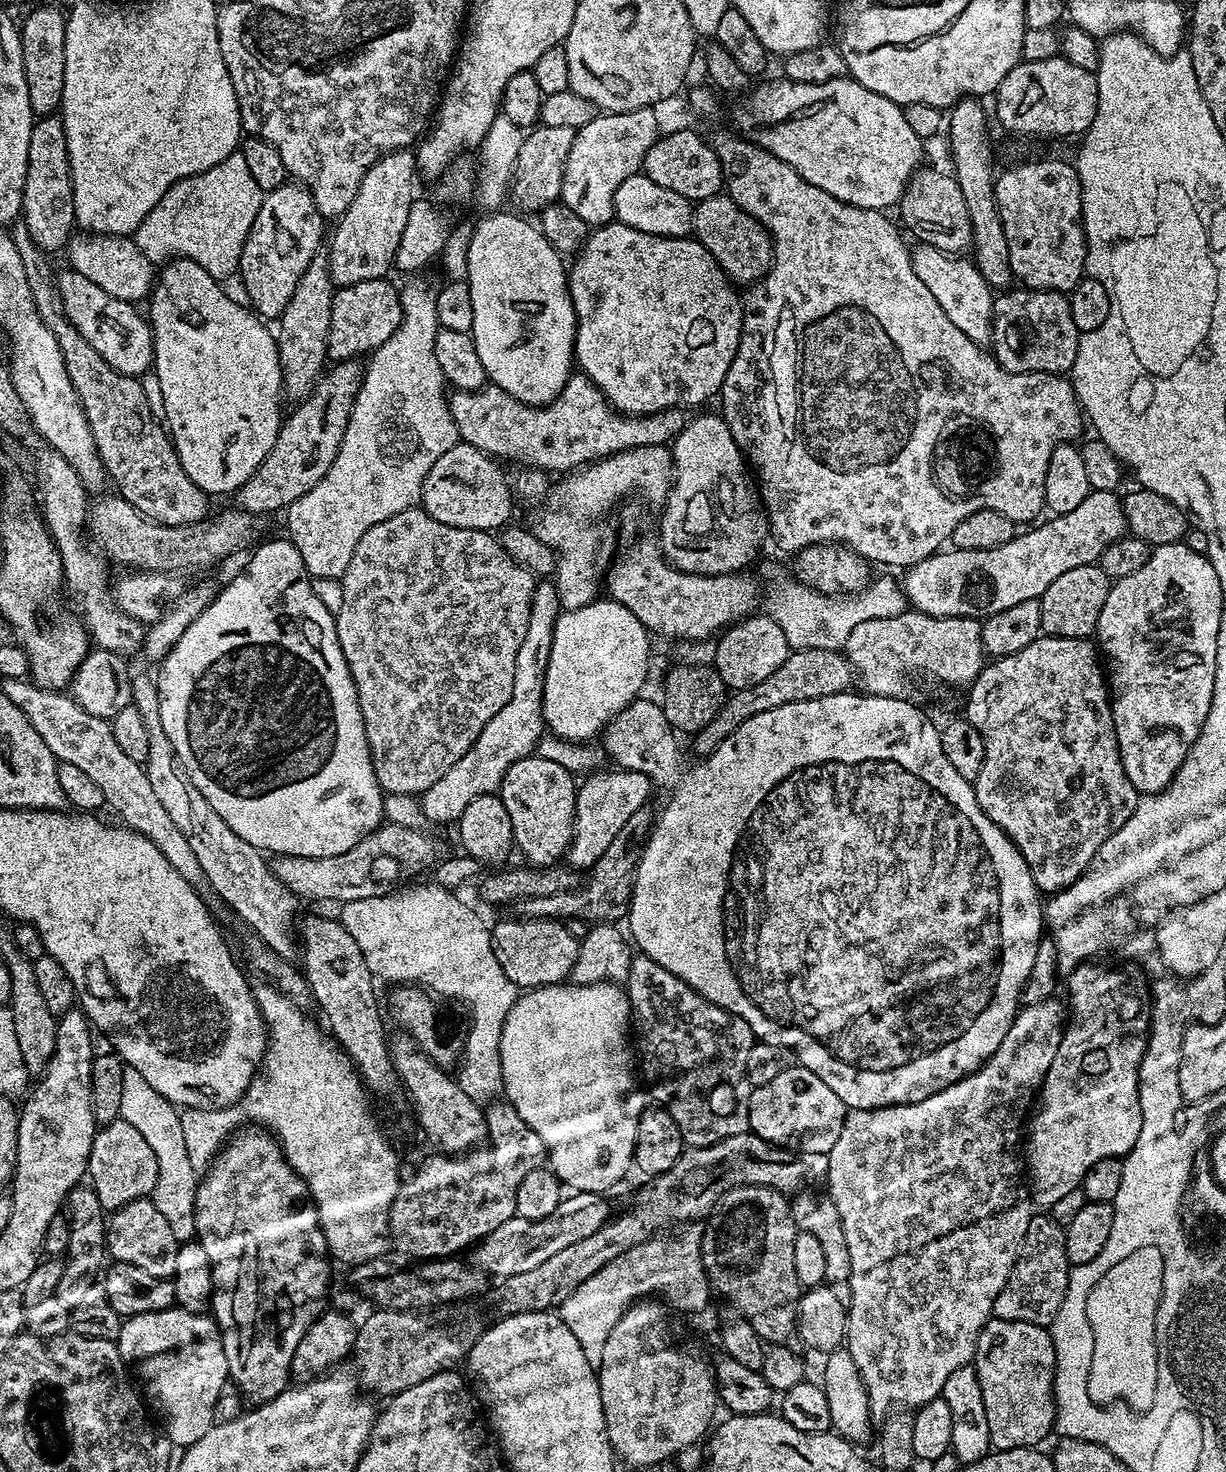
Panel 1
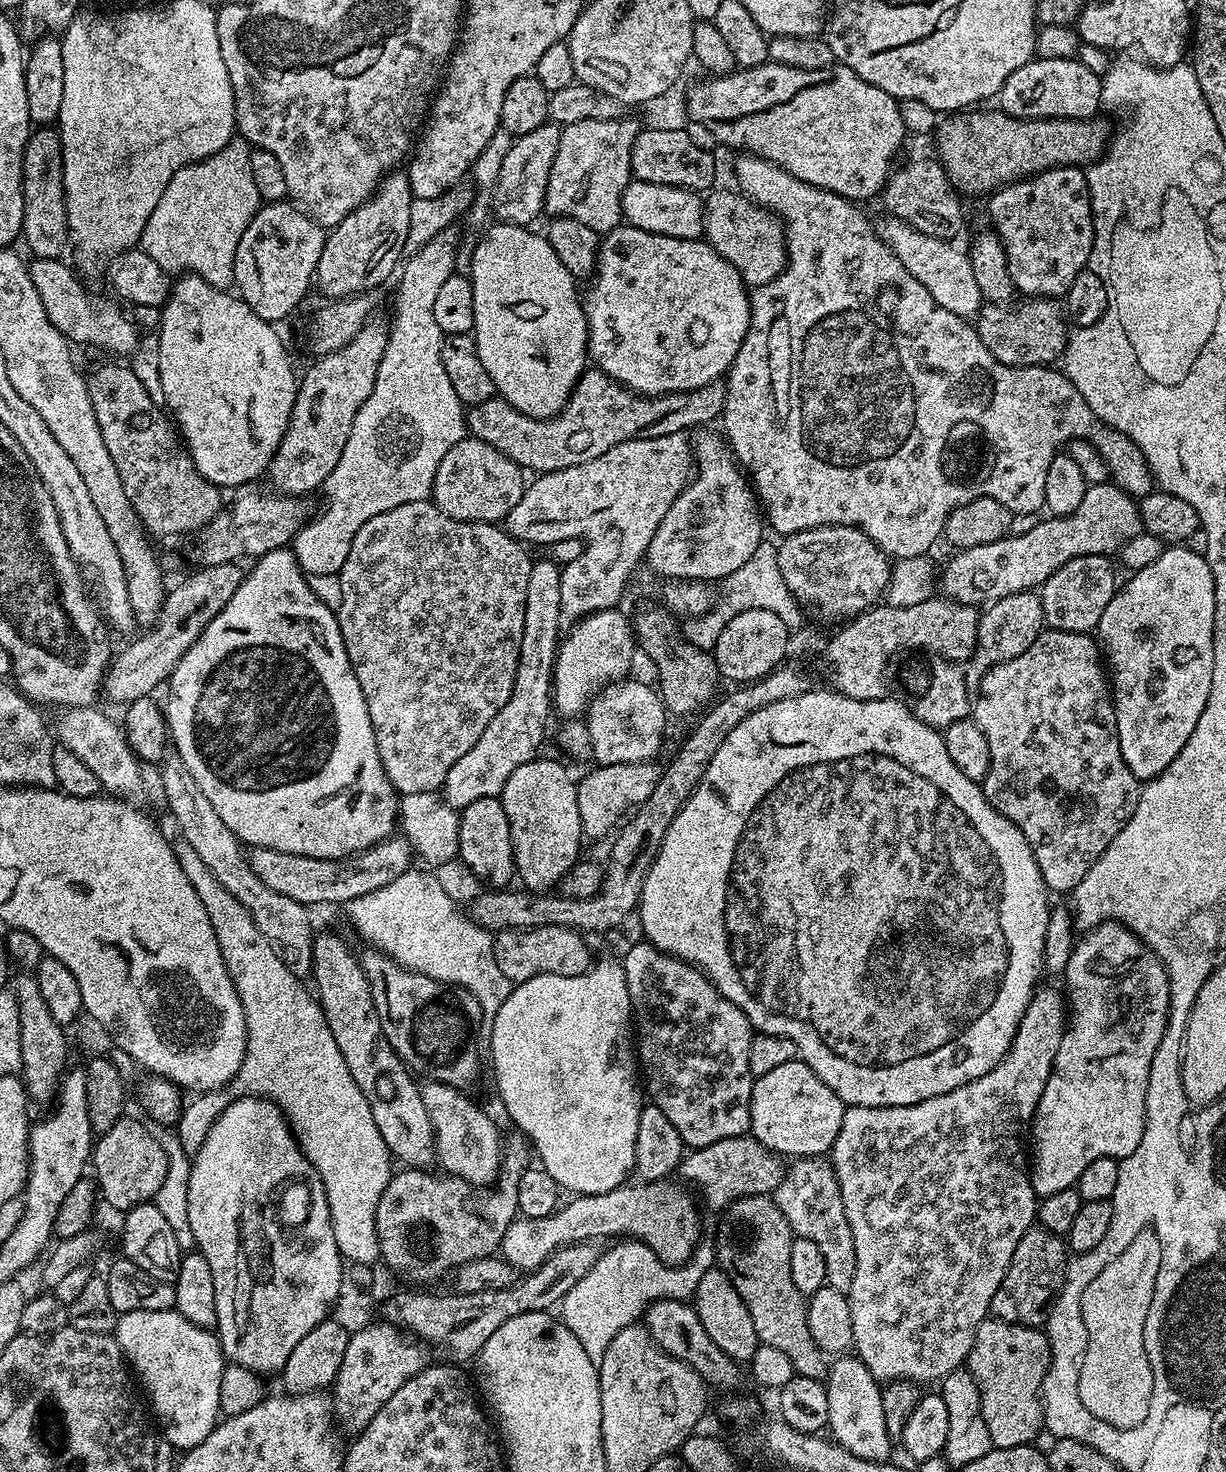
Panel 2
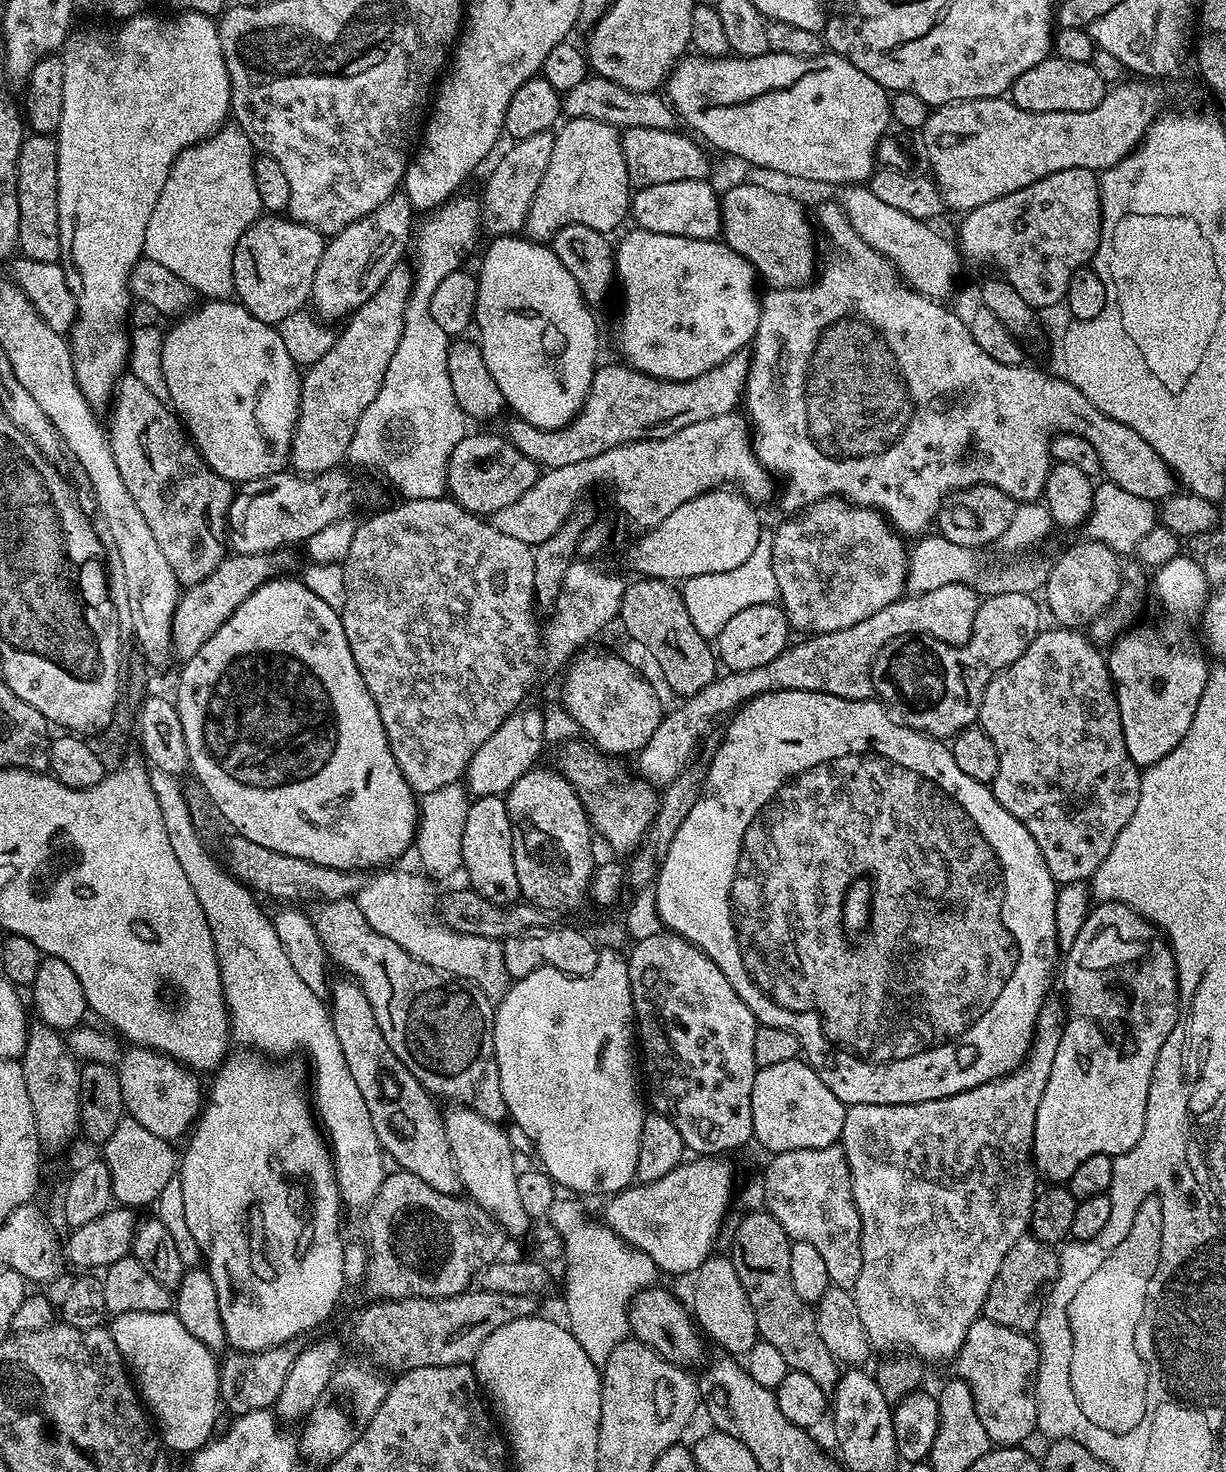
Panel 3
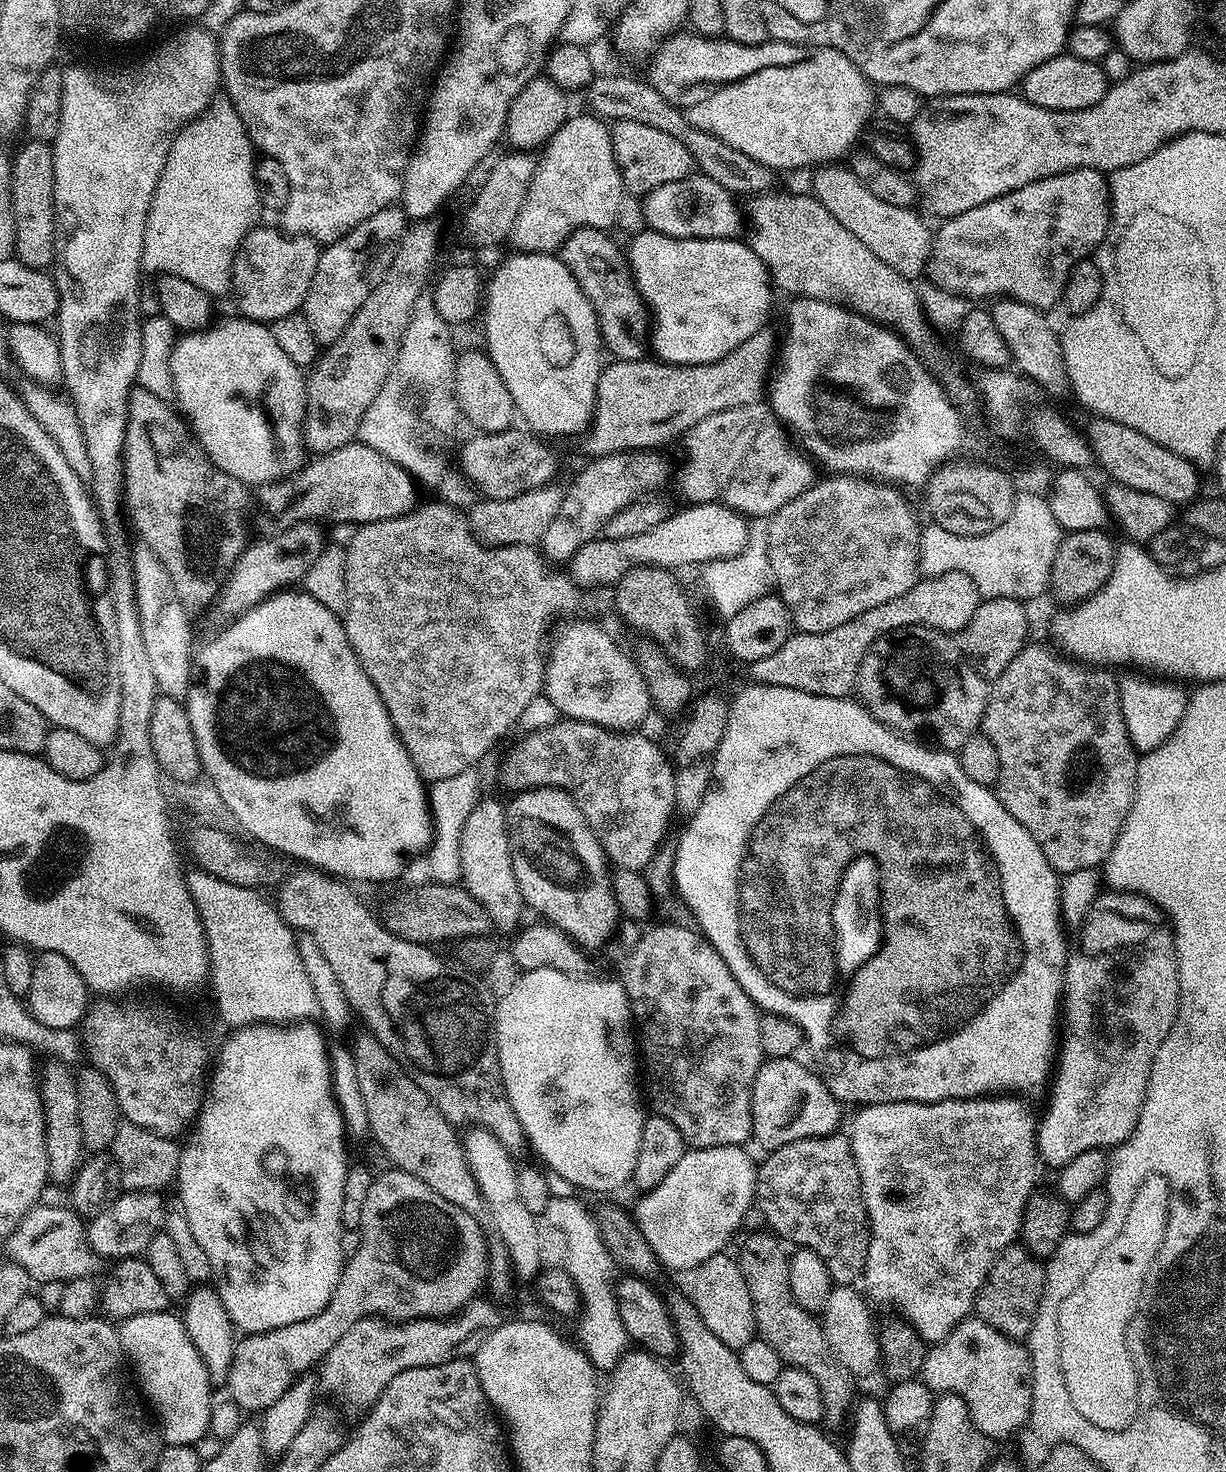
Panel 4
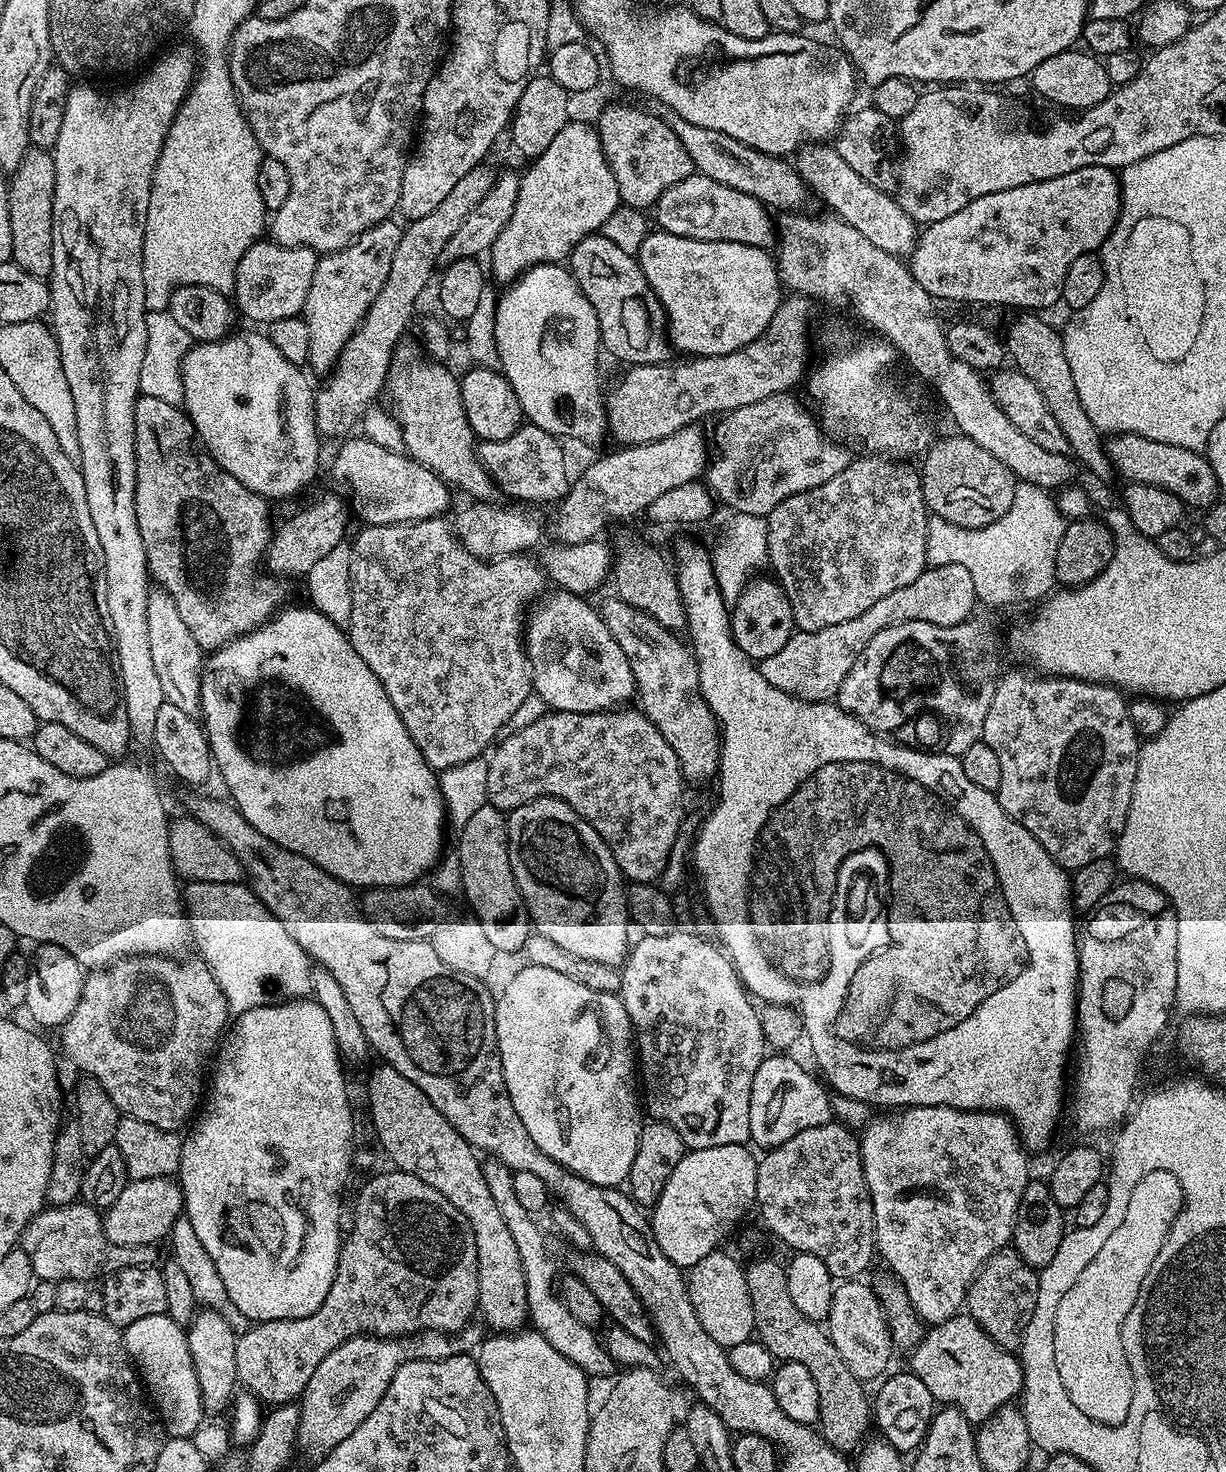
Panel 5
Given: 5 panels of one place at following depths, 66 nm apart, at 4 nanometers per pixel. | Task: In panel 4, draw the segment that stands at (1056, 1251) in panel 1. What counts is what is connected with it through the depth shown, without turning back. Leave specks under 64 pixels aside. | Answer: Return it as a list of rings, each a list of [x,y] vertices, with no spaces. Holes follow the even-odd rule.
[[[1013,1242],[1009,1248],[1000,1252],[1000,1256],[994,1262],[986,1282],[981,1286],[974,1305],[975,1315],[982,1317],[986,1323],[994,1326],[994,1330],[998,1330],[1003,1336],[1011,1336],[1013,1338],[1027,1337],[1028,1332],[1032,1329],[1040,1299],[1044,1293],[1045,1271],[1046,1264],[1041,1257],[1032,1255],[1024,1247],[1023,1243]]]

